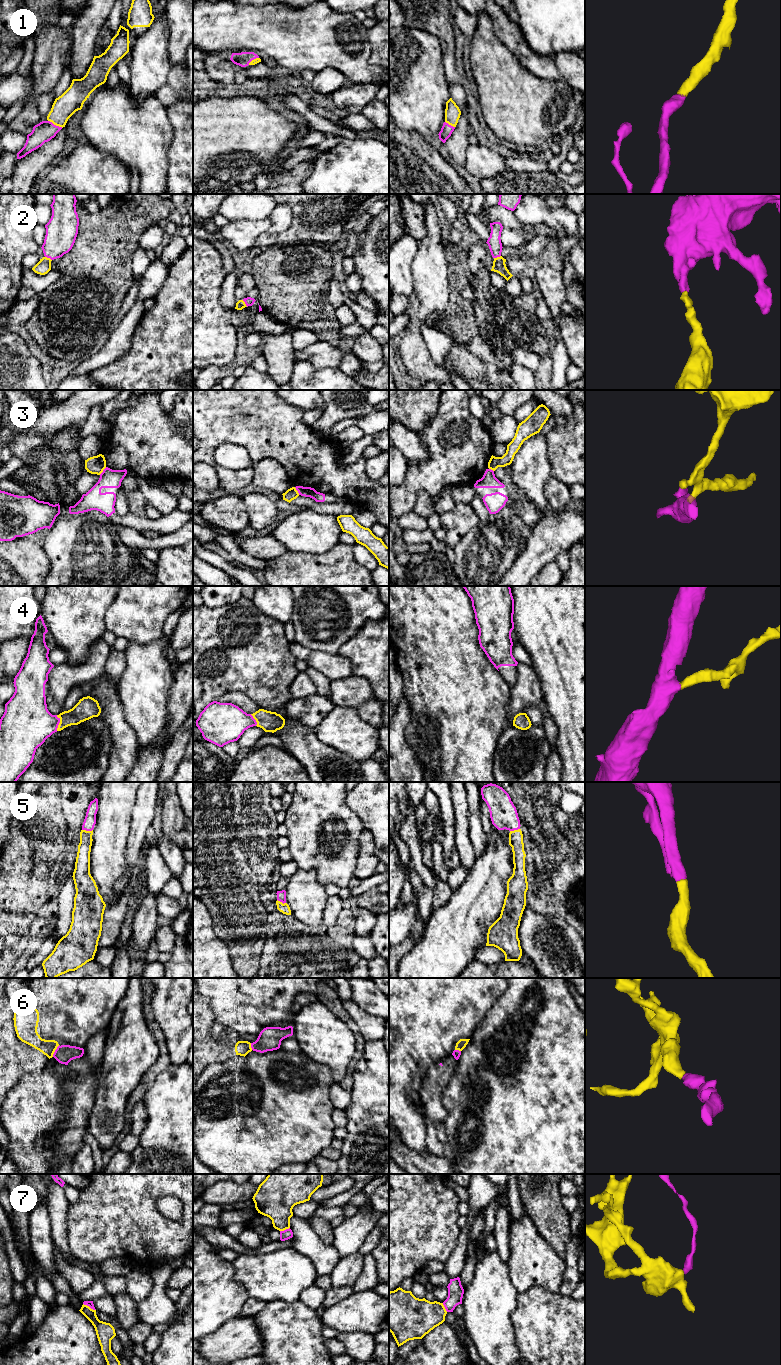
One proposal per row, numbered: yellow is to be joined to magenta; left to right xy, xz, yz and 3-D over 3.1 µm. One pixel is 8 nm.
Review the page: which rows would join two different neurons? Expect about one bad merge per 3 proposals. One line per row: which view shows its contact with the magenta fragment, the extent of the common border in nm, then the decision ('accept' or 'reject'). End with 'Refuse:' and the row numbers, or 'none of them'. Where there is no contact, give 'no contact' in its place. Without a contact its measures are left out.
1: meets magenta in xy; contact 130 nm long; accept
2: meets magenta in xy; contact 70 nm long; accept
3: meets magenta in xy; contact 90 nm long; reject
4: meets magenta in xy; contact 130 nm long; accept
5: meets magenta in xy; contact 90 nm long; accept
6: meets magenta in xy; contact 110 nm long; accept
7: meets magenta in xy; contact 120 nm long; reject
Refuse: 3, 7

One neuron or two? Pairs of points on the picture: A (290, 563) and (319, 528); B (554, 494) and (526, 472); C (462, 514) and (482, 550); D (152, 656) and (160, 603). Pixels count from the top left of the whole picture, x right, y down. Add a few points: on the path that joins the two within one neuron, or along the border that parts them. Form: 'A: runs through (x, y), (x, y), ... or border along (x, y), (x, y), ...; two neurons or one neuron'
A: border along (289, 550), (324, 551); two neurons
B: border along (551, 475), (545, 485), (548, 510); two neurons
C: border along (480, 521), (455, 546); two neurons
D: border along (162, 634), (157, 639), (148, 643), (130, 641); two neurons

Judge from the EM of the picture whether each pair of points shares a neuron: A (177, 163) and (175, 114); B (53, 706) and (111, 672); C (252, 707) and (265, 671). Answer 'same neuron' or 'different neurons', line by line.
A: same neuron
B: different neurons
C: different neurons

